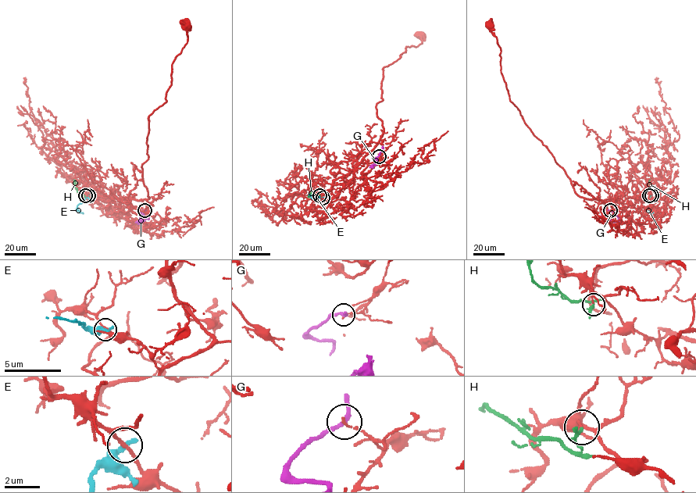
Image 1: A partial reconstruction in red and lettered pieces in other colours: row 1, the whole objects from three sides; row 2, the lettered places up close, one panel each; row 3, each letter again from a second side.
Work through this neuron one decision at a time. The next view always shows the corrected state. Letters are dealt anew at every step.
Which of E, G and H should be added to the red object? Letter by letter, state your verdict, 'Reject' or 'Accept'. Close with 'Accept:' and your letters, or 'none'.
E: Reject
G: Reject
H: Reject
Accept: none

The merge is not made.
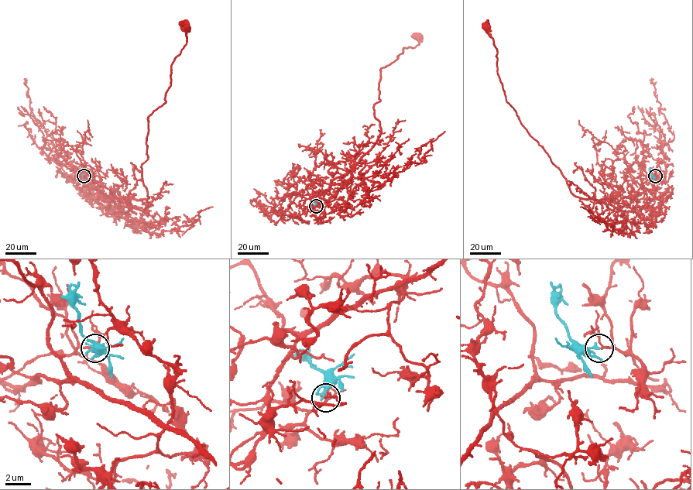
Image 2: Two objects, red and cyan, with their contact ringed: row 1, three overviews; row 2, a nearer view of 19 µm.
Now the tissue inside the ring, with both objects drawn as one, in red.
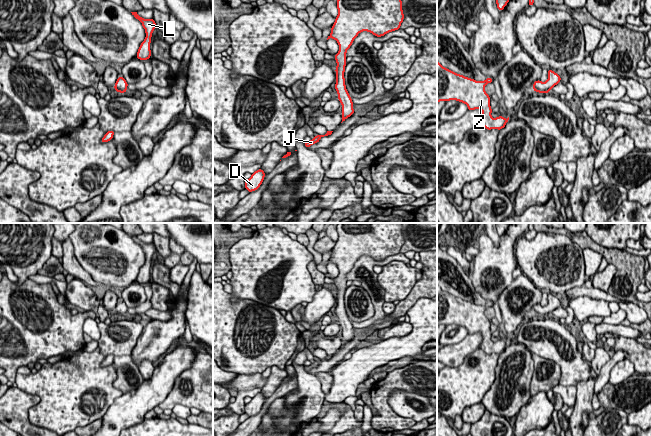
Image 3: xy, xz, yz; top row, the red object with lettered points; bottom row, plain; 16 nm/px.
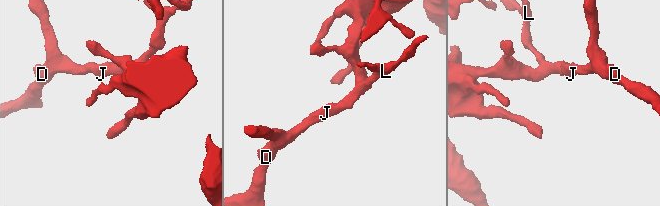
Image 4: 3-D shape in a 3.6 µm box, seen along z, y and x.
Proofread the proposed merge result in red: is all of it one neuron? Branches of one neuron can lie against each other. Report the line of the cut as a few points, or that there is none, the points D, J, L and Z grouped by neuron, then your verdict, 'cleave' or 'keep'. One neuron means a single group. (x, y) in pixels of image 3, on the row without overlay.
cut none; groups D J L Z; keep

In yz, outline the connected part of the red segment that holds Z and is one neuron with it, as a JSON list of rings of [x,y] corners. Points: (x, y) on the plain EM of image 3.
[[[437,285],[437,327],[456,324],[466,328],[468,335],[480,333],[483,337],[480,349],[487,354],[501,354],[509,341],[491,340],[490,320],[484,313],[488,307],[493,307],[493,303],[487,301],[485,305],[476,305],[443,291]]]

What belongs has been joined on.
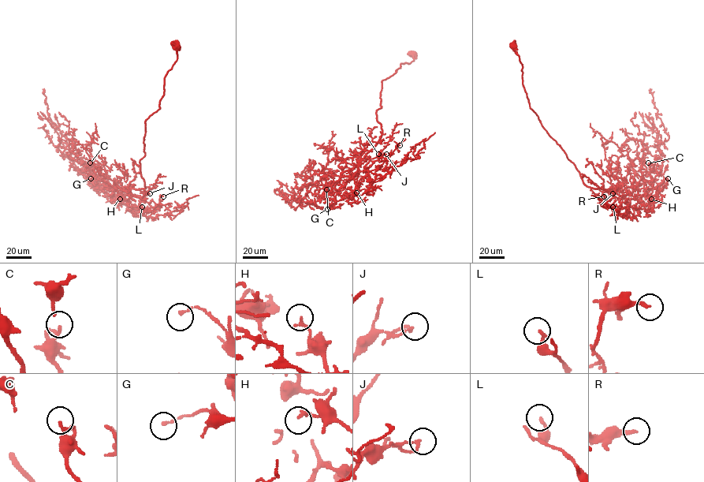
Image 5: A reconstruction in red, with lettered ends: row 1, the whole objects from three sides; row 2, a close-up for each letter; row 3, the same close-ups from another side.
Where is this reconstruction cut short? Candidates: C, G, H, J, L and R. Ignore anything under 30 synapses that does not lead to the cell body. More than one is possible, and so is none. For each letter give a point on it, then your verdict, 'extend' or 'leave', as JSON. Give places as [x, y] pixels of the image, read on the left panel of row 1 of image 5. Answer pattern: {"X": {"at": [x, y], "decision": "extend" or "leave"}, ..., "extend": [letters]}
{"C": {"at": [90, 162], "decision": "leave"}, "G": {"at": [91, 178], "decision": "leave"}, "H": {"at": [120, 199], "decision": "leave"}, "J": {"at": [150, 193], "decision": "leave"}, "L": {"at": [142, 207], "decision": "leave"}, "R": {"at": [163, 196], "decision": "extend"}, "extend": ["R"]}

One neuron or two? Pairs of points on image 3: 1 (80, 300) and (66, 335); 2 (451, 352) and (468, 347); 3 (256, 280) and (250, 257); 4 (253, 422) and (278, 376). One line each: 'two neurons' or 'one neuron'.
1: two neurons
2: one neuron
3: one neuron
4: two neurons

